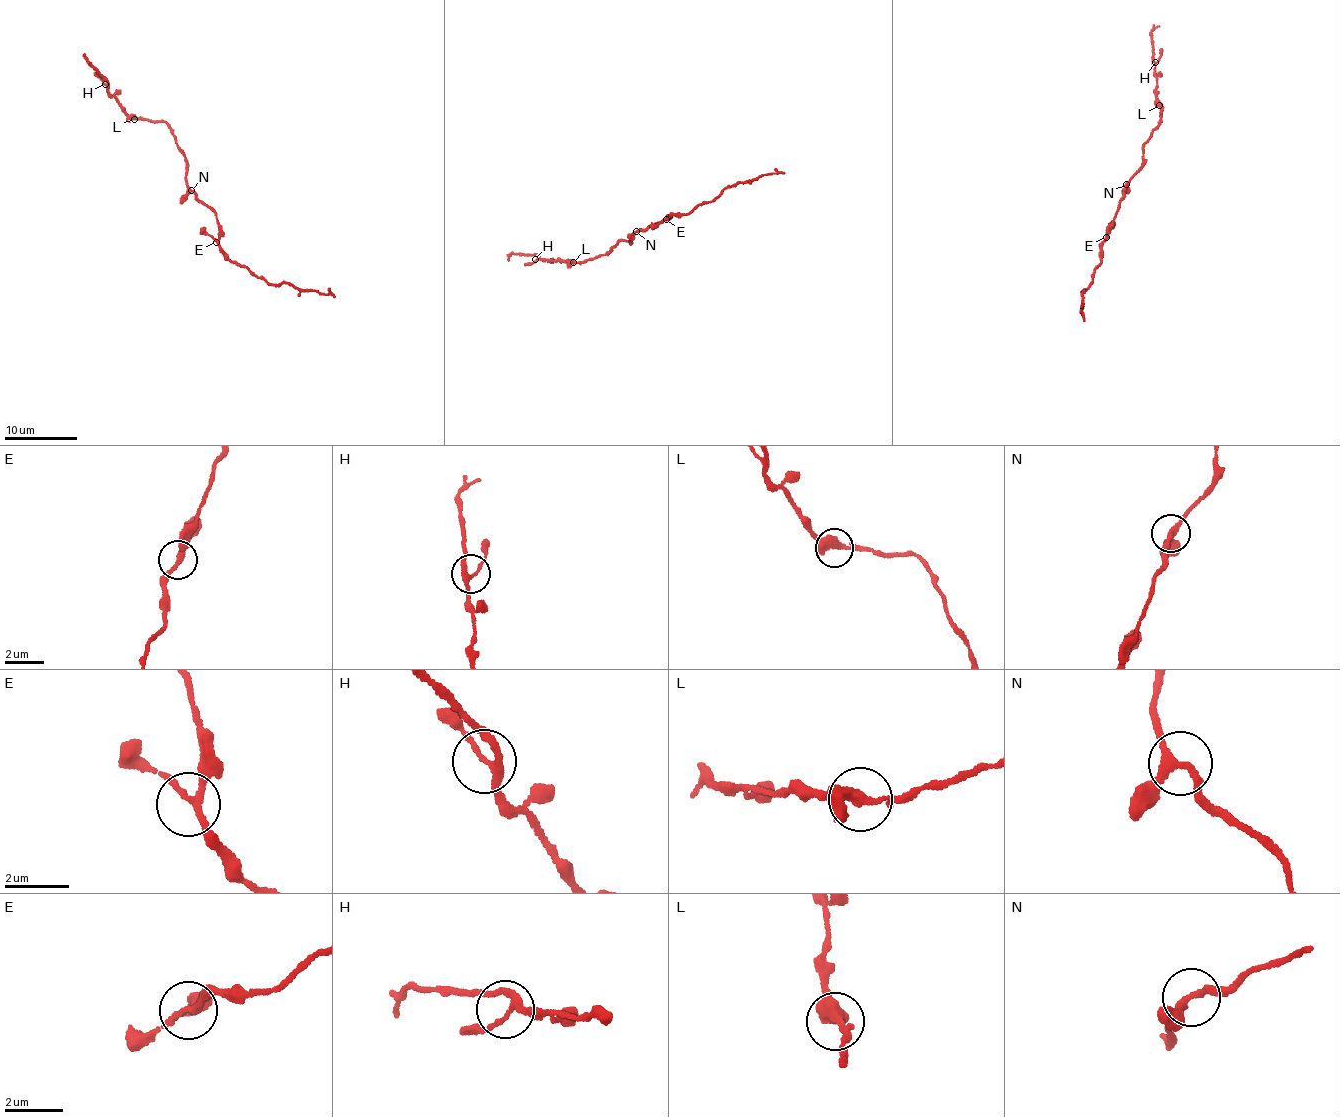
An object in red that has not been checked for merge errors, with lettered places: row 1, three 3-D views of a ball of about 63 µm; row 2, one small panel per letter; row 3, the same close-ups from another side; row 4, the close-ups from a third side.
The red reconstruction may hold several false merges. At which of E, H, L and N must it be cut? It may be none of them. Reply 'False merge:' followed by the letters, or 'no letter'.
False merge: no letter

